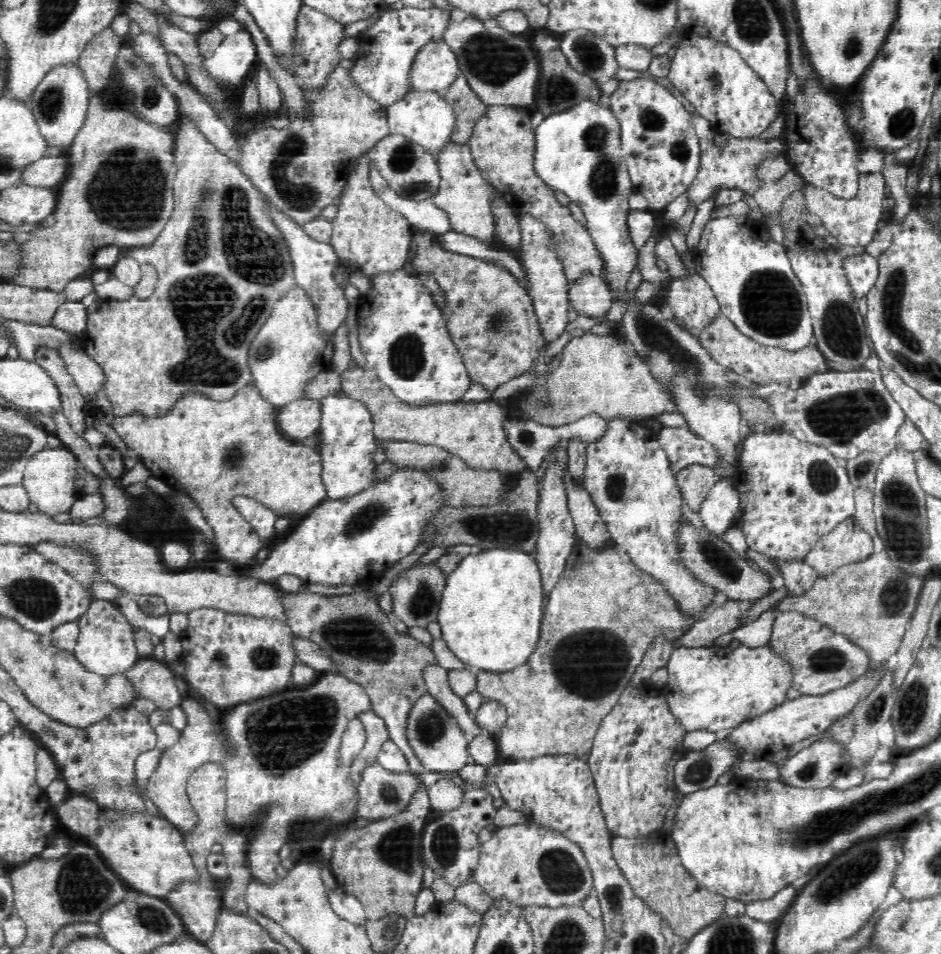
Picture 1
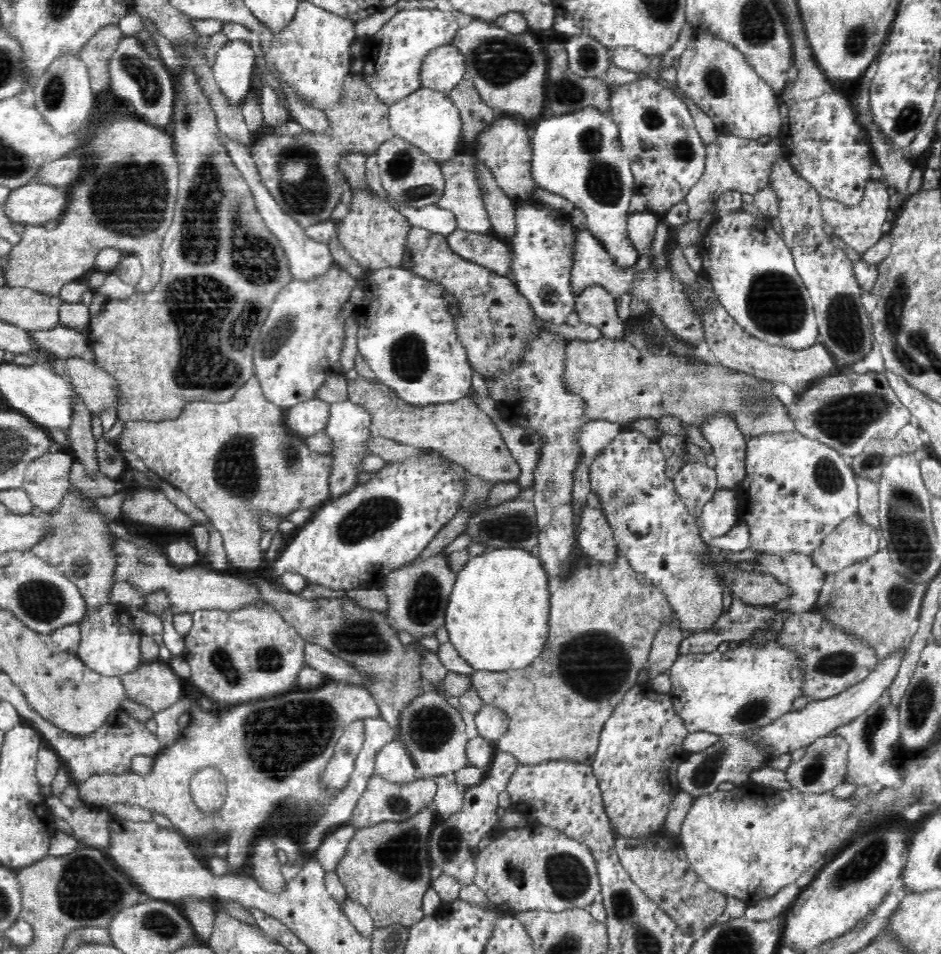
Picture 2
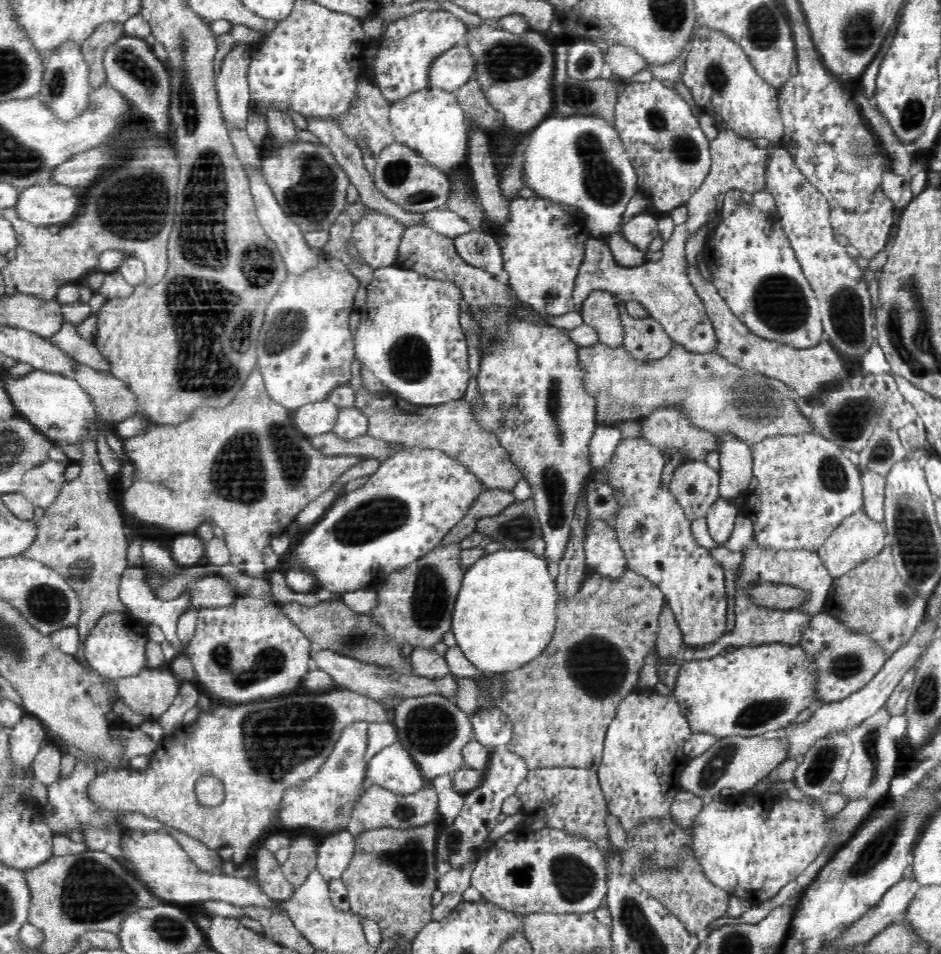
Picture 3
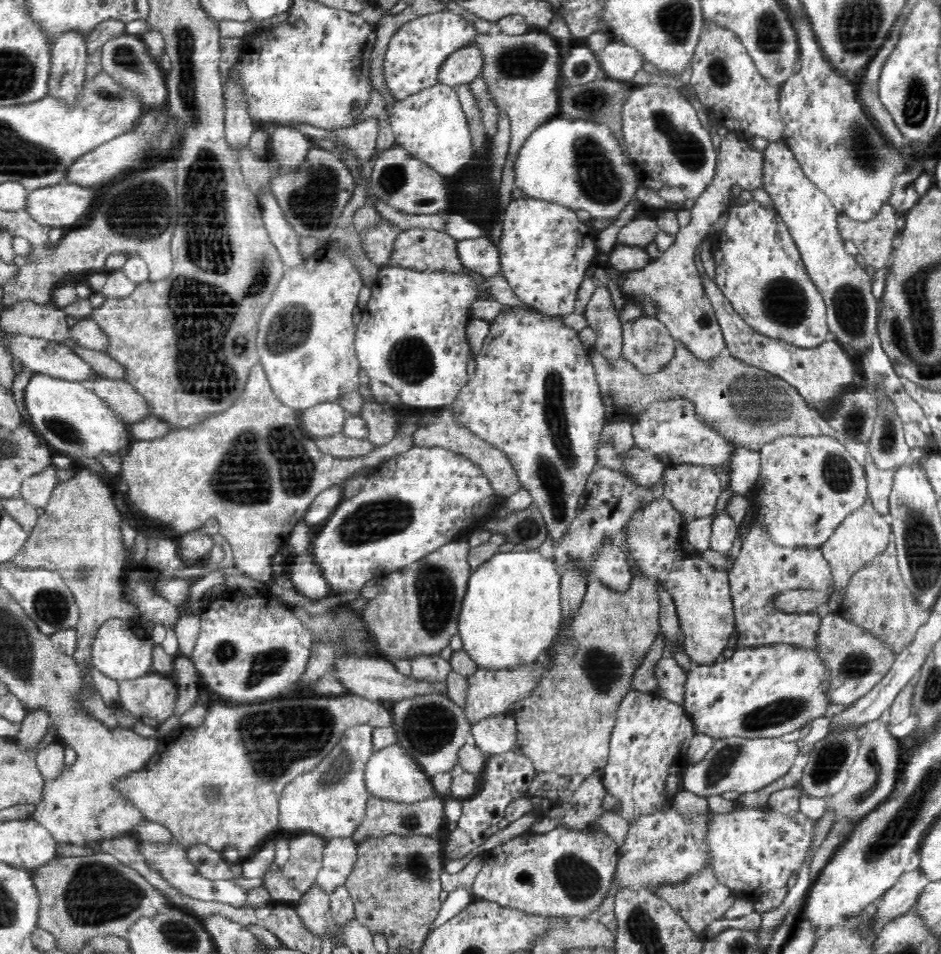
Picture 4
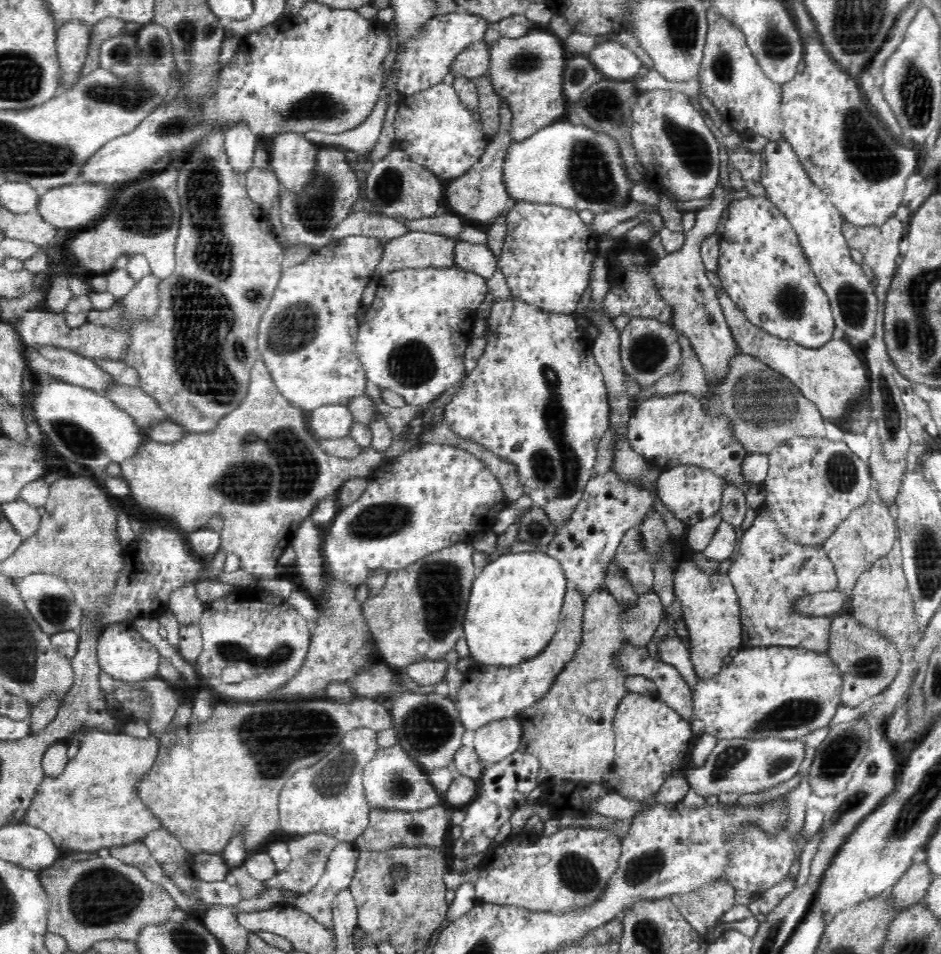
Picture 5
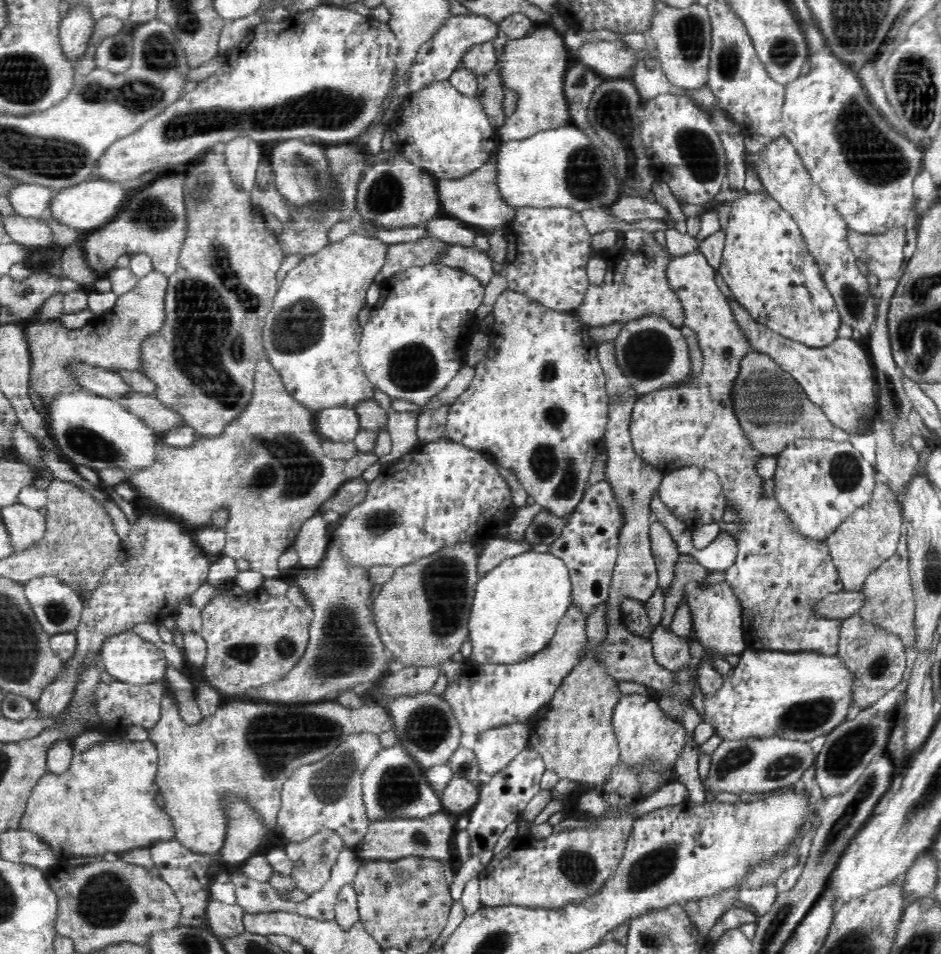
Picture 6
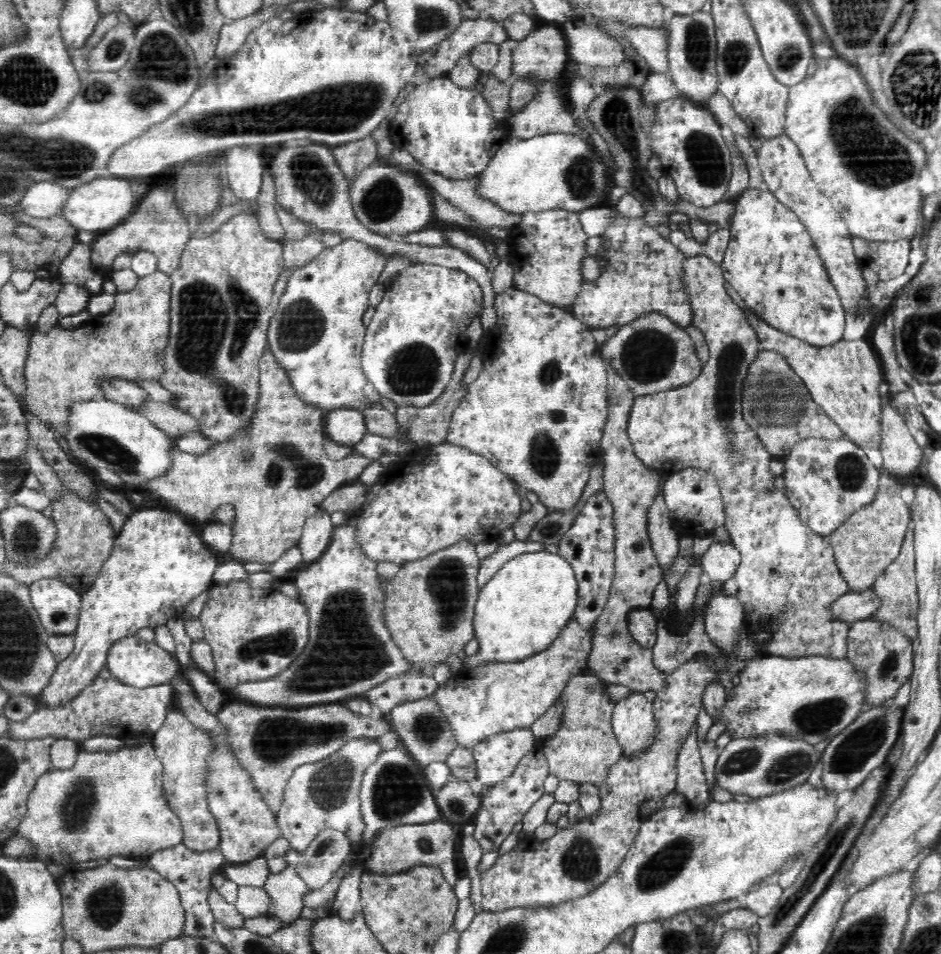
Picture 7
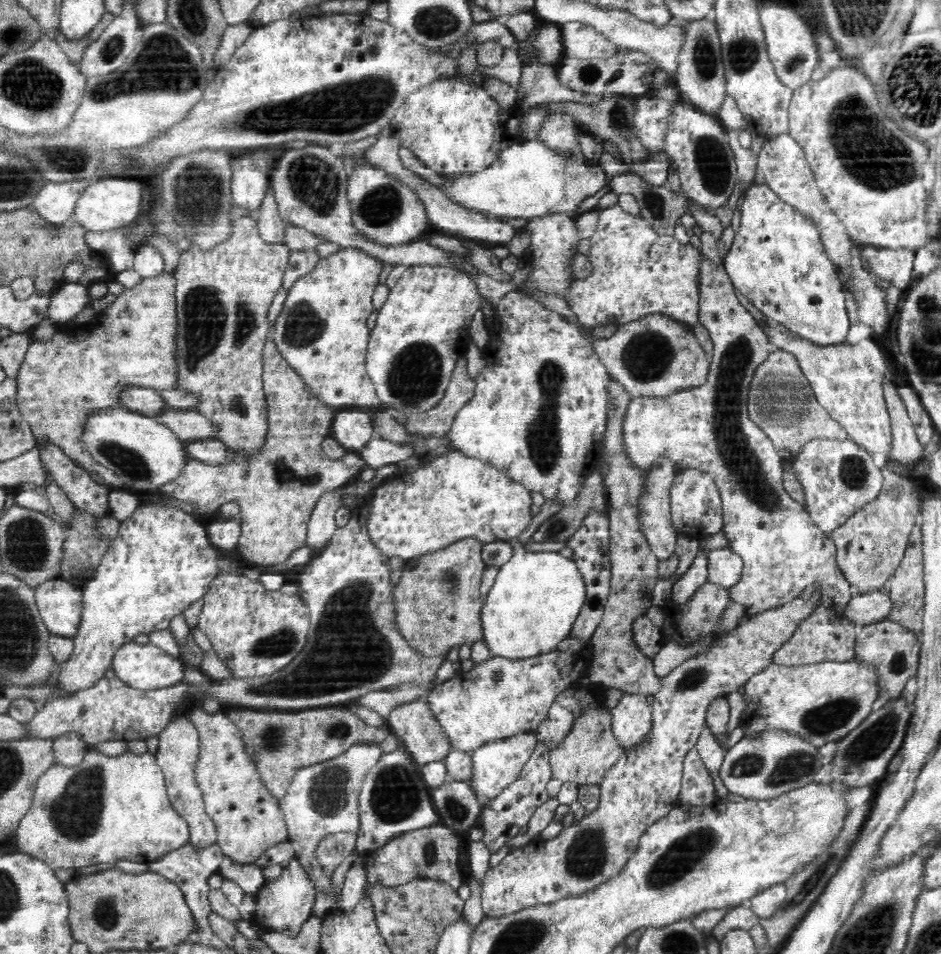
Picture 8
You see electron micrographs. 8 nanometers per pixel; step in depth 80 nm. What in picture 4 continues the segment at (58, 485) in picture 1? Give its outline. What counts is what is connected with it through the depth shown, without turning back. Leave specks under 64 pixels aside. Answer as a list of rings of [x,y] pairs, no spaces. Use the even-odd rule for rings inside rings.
[[[52,464],[40,474],[28,477],[21,486],[21,497],[35,507],[45,508],[54,488],[59,484],[56,478],[57,468]]]

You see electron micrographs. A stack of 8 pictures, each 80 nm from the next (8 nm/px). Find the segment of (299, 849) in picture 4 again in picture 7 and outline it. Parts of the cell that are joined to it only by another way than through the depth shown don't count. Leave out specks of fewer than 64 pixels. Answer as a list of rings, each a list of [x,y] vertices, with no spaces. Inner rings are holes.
[[[326,829],[314,837],[304,852],[291,849],[284,858],[288,865],[296,867],[310,890],[318,890],[334,878],[336,870],[343,866],[344,859],[350,856],[352,845],[343,832]]]

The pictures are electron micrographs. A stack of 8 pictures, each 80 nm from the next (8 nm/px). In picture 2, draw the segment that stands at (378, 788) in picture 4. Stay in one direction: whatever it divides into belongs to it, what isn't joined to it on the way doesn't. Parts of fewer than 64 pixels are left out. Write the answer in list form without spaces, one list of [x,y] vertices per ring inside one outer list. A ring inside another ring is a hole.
[[[395,740],[385,744],[376,755],[374,772],[388,781],[410,782],[418,778],[418,768],[406,746]]]

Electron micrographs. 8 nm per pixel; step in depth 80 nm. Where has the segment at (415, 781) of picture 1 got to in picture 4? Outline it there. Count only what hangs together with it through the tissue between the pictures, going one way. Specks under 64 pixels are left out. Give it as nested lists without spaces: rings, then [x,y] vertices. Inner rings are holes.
[[[440,796],[425,798],[411,803],[402,803],[392,800],[369,797],[366,805],[365,820],[352,833],[352,839],[361,845],[366,837],[414,837],[436,836],[442,822],[444,822],[445,802]]]

